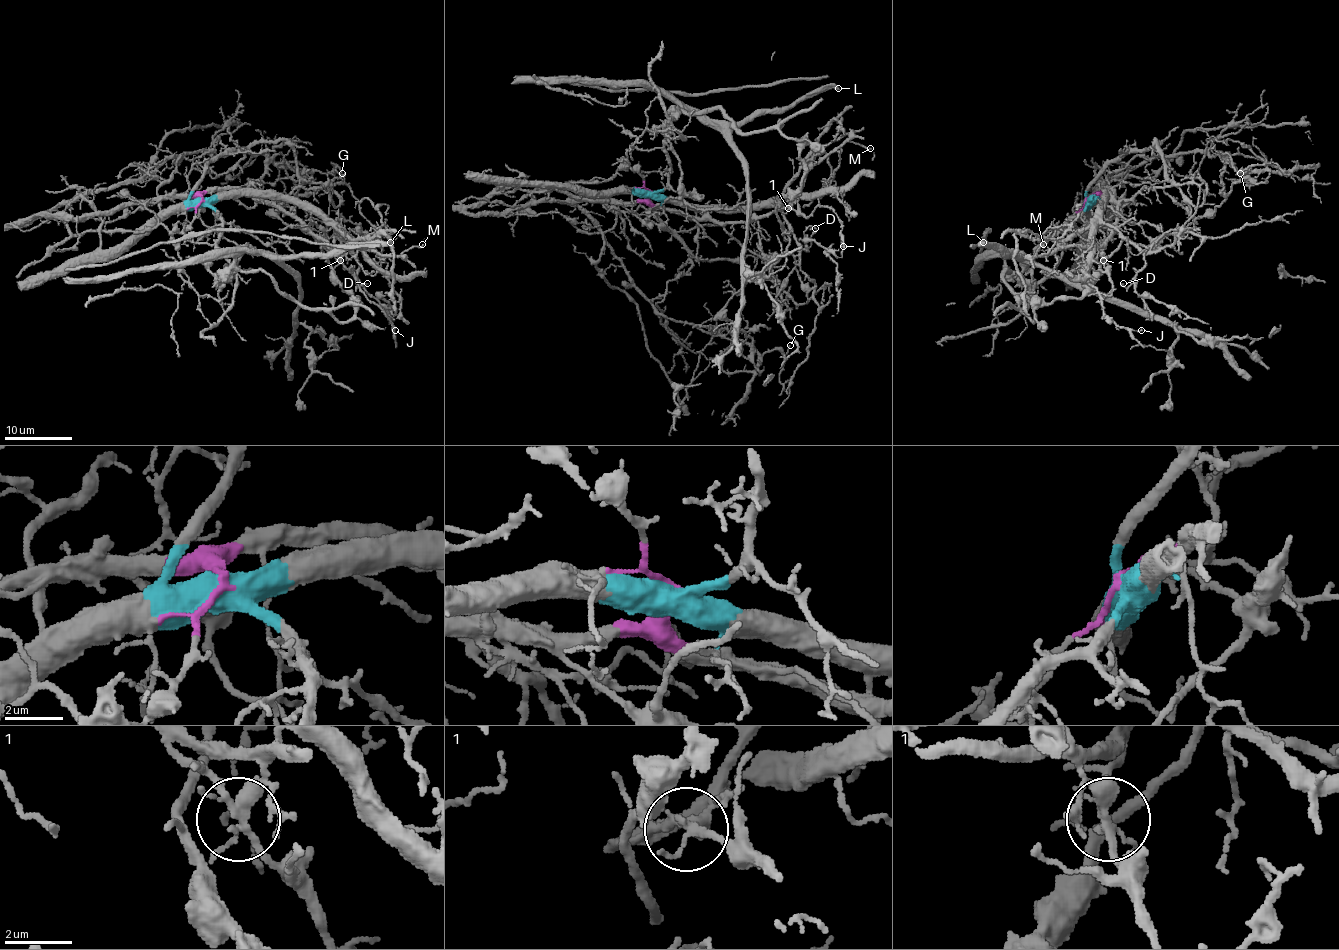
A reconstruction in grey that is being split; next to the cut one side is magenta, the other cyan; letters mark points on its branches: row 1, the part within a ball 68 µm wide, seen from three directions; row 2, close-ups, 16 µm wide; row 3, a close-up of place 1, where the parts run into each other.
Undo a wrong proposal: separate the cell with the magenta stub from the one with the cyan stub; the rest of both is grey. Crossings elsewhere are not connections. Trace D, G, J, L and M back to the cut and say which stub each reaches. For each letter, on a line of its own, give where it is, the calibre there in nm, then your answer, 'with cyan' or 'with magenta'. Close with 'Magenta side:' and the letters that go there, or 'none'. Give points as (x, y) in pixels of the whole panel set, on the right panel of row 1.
D: place (1123, 283); calibre 90 nm; with cyan
G: place (1240, 173); calibre 130 nm; with cyan
J: place (1141, 330); calibre 140 nm; with magenta
L: place (983, 242); calibre 440 nm; with cyan
M: place (1043, 244); calibre 180 nm; with magenta
Magenta side: J, M

